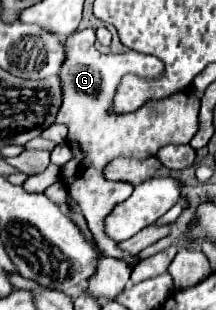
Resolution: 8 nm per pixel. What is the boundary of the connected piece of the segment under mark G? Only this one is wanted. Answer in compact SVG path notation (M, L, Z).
M88 28L76 32L64 44L64 48L68 50L68 58L60 70L60 78L64 80L64 102L60 106L56 122L68 126L68 146L72 148L74 158L66 166L62 166L62 180L66 182L70 194L80 202L86 224L98 246L106 252L106 256L124 260L130 268L134 268L140 258L118 248L118 242L104 232L106 216L114 210L116 204L124 202L134 188L126 182L108 182L100 178L100 166L104 166L104 162L110 162L116 156L146 158L154 156L166 144L188 144L200 128L200 100L188 92L164 98L164 102L150 102L148 106L142 106L136 114L108 114L112 94L116 92L116 86L120 84L120 78L124 74L132 72L142 78L156 78L162 72L164 64L158 58L144 56L140 52L130 52L126 54L126 58L124 54L100 54L94 48L94 38L94 30Z

